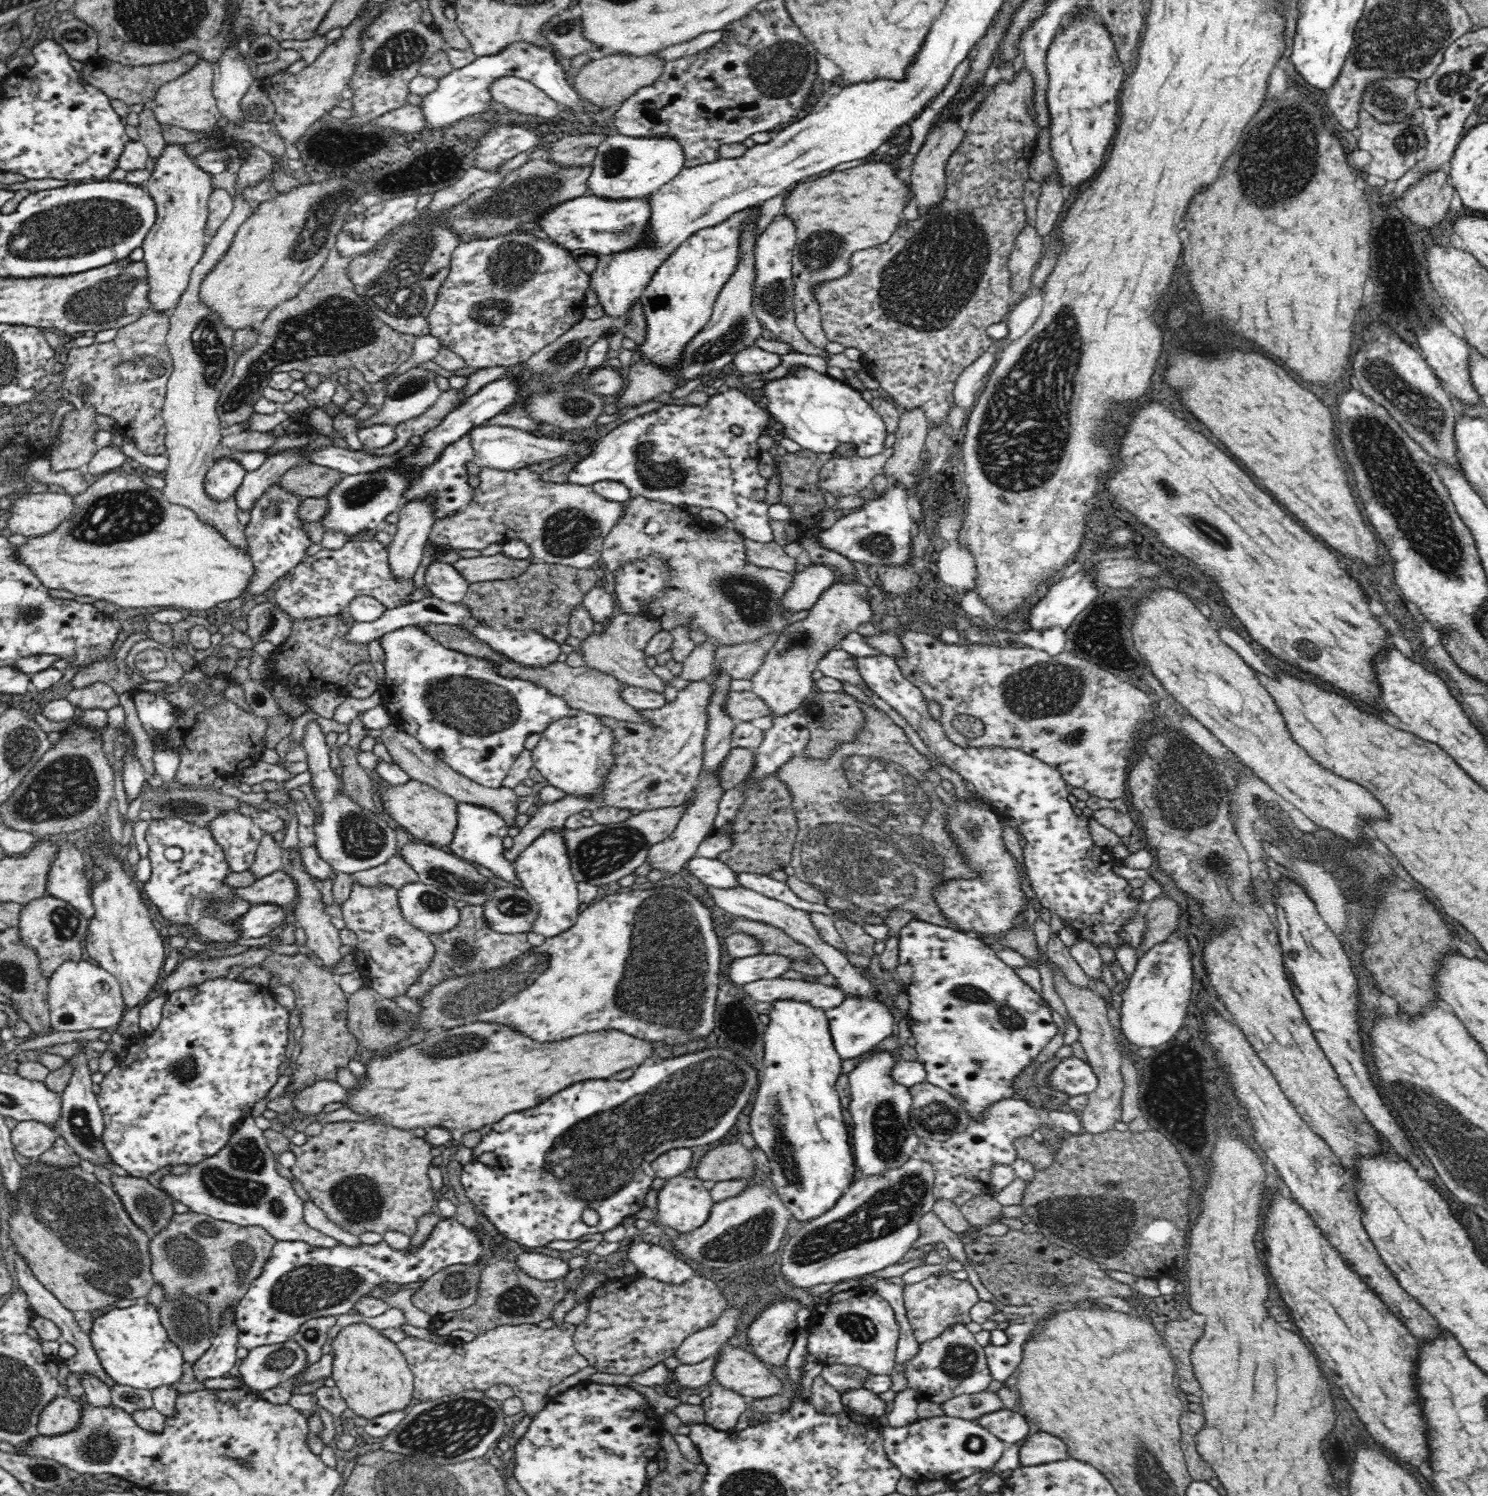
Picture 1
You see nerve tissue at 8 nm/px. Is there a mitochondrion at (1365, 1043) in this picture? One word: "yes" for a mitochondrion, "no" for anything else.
no

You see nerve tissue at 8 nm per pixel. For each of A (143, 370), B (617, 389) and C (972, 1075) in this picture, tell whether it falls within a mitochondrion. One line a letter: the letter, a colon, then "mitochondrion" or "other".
A: mitochondrion
B: other
C: other

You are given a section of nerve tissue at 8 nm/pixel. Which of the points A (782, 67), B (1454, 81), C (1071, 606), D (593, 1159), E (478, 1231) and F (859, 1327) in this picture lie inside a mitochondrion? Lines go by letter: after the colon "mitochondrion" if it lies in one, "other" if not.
A: mitochondrion
B: mitochondrion
C: other
D: mitochondrion
E: other
F: mitochondrion

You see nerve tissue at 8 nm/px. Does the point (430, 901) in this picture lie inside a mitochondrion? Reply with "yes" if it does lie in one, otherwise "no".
yes

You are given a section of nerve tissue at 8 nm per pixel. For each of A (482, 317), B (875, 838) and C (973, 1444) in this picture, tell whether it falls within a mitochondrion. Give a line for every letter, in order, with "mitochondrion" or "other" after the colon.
A: mitochondrion
B: mitochondrion
C: mitochondrion

